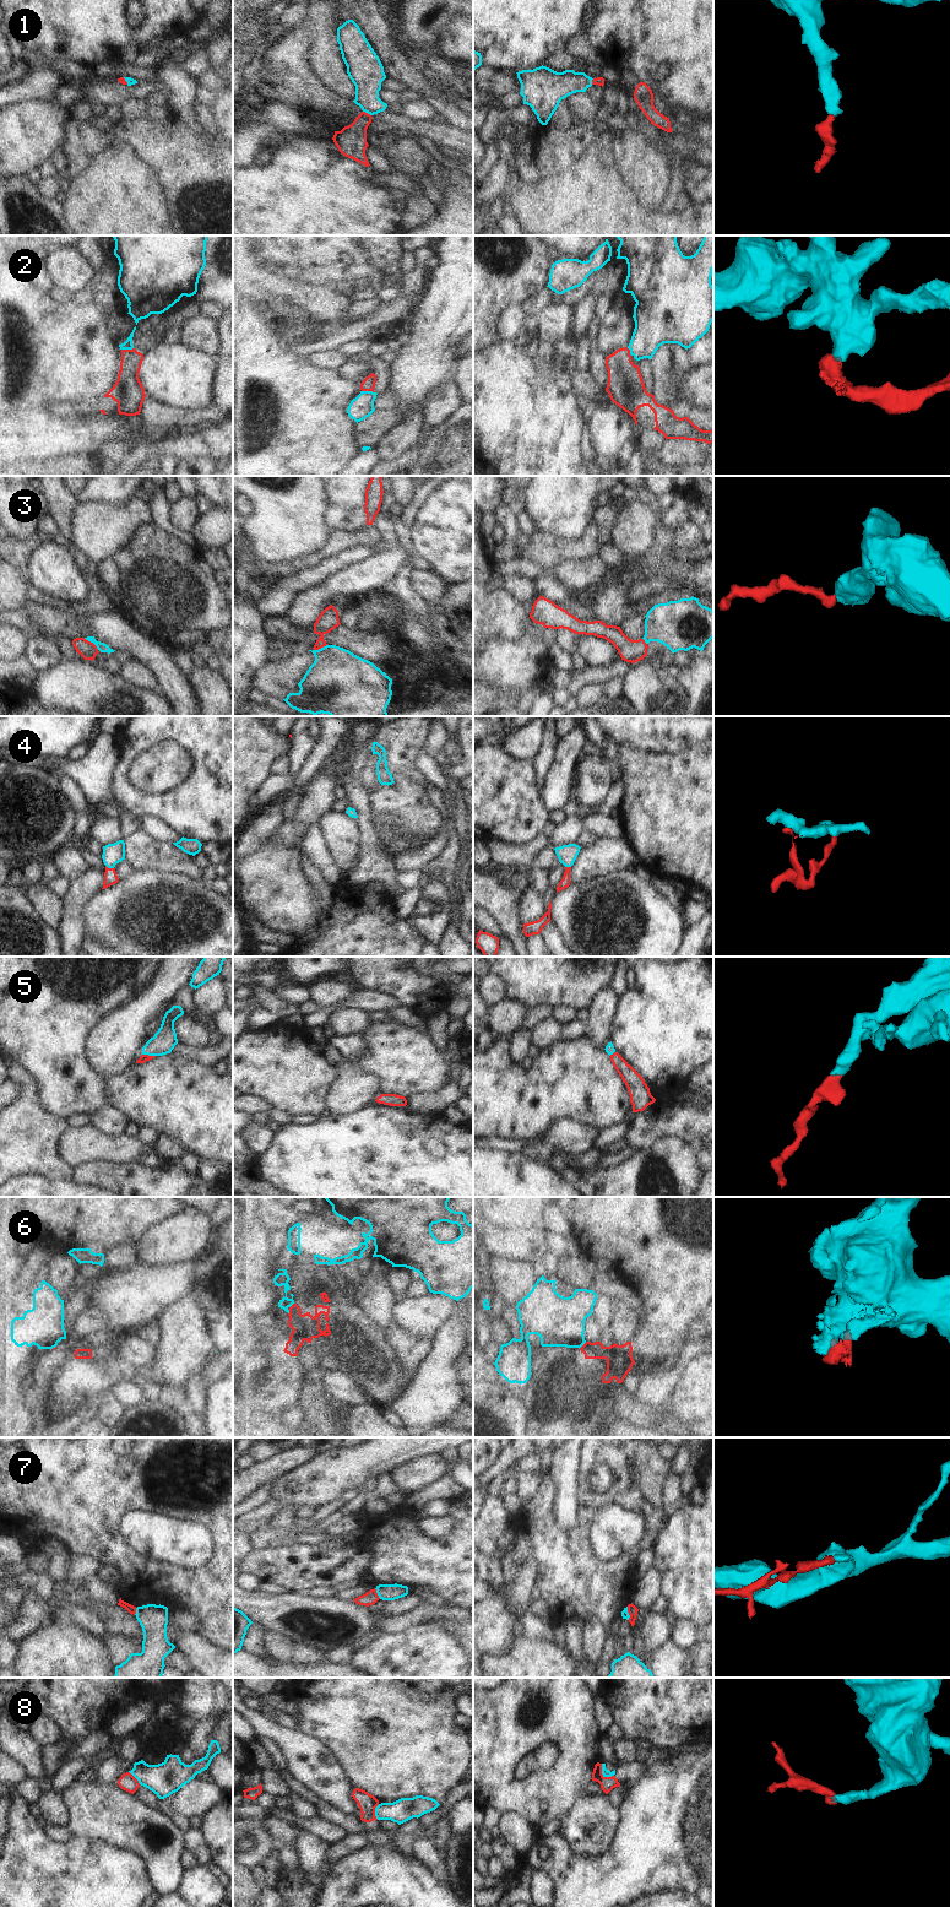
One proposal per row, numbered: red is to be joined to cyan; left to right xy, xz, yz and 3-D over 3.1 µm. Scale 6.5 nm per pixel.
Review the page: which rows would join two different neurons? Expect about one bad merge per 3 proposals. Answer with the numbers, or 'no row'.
2, 3, 6, 7, 8

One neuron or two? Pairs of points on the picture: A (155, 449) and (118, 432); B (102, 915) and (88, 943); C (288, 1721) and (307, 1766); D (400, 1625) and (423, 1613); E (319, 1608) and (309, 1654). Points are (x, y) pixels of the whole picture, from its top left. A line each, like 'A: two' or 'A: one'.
A: two
B: two
C: two
D: one
E: two

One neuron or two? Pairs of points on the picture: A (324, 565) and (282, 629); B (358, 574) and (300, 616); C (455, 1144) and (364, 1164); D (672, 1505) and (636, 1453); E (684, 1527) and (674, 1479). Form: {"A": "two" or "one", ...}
{"A": "two", "B": "one", "C": "one", "D": "two", "E": "two"}

